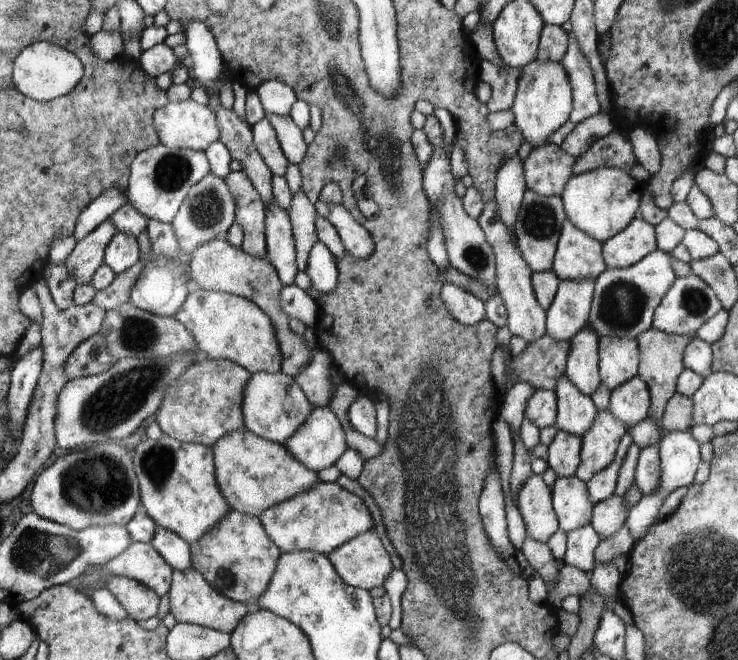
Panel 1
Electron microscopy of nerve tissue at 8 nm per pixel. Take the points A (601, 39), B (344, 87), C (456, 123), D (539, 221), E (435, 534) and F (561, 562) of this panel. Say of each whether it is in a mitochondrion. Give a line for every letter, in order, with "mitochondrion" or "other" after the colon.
A: other
B: mitochondrion
C: other
D: mitochondrion
E: mitochondrion
F: other

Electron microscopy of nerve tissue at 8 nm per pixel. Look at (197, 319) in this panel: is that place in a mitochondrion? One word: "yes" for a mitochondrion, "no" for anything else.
no

